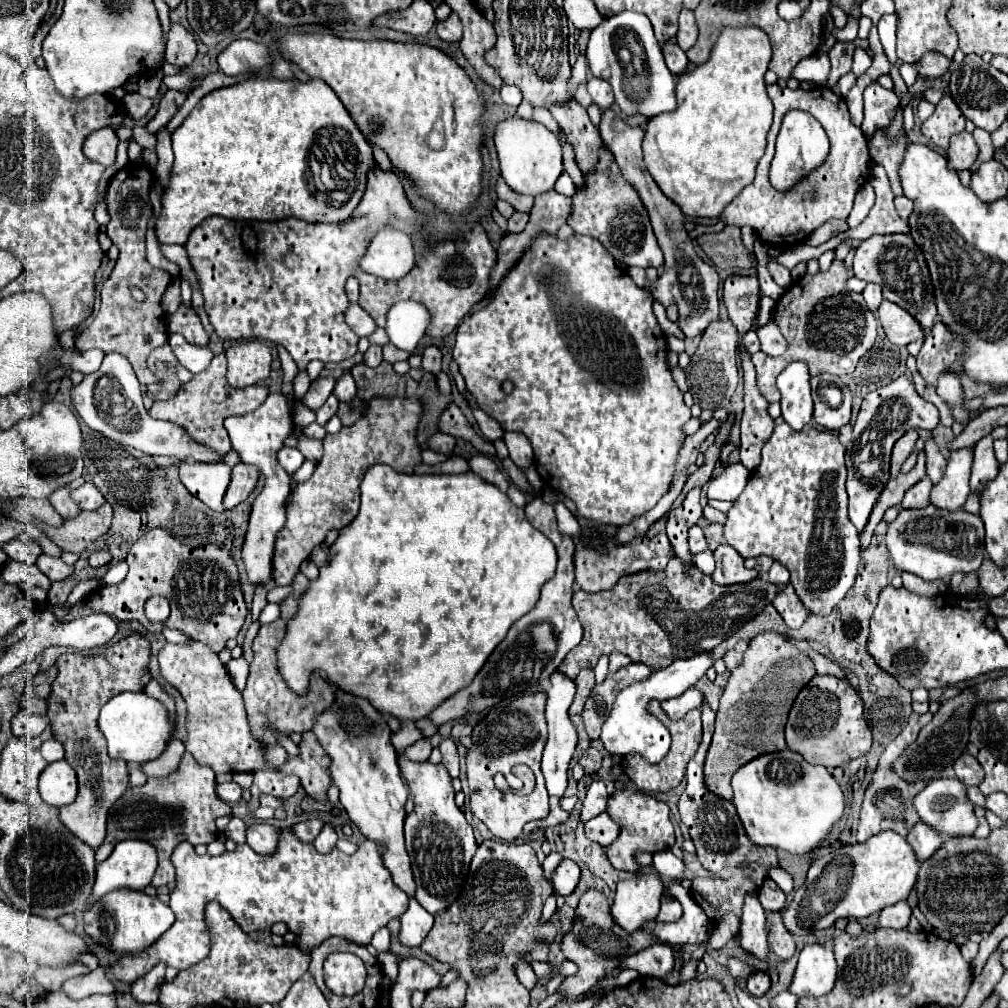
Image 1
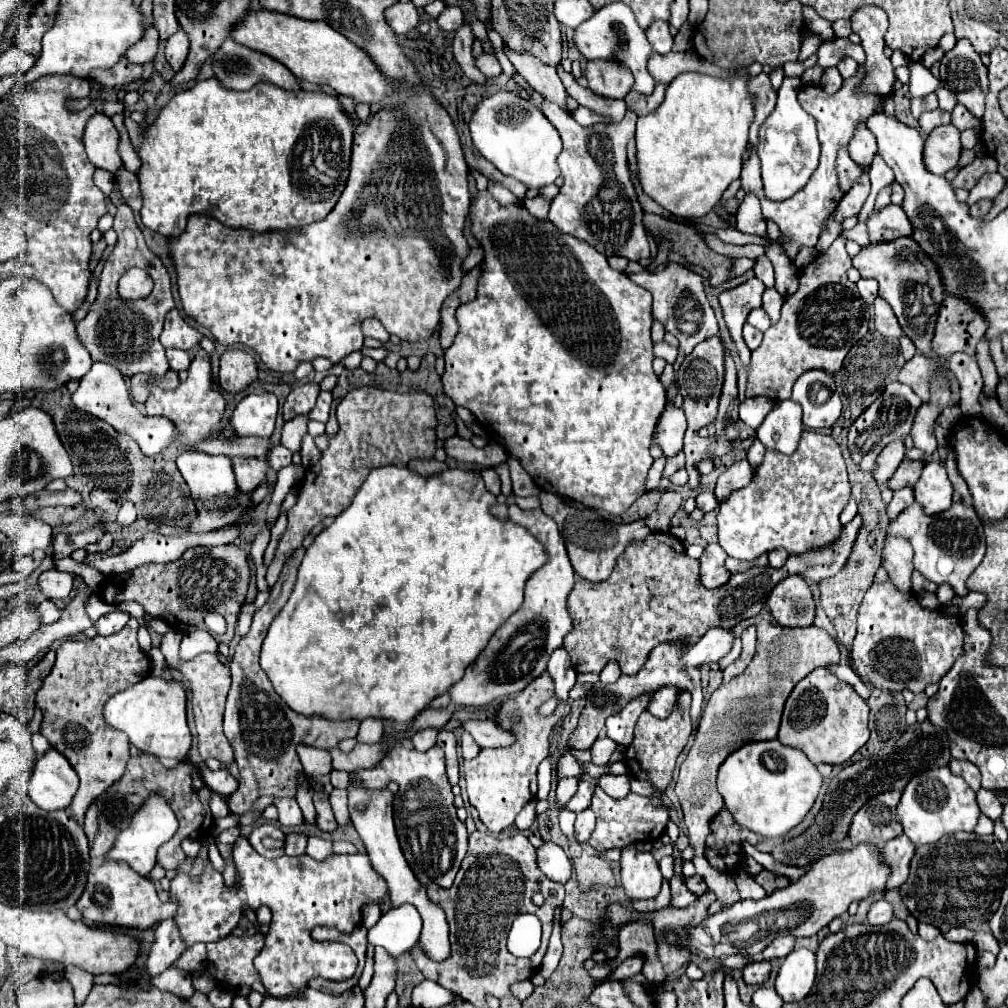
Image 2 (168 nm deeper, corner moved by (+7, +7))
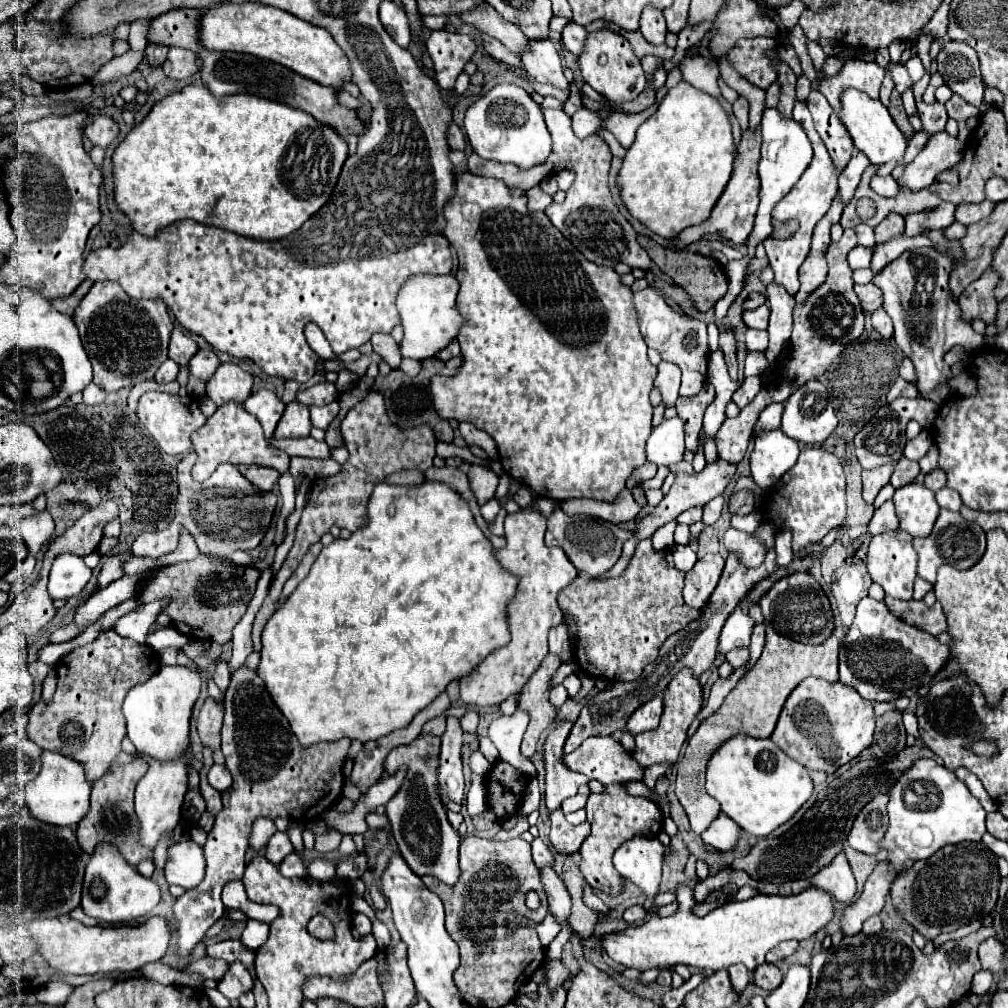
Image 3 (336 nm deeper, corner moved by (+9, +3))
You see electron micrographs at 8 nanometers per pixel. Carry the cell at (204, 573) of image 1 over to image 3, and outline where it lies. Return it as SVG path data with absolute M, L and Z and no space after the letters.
M200 553L194 561L166 565L152 571L152 575L146 577L138 597L142 603L150 603L154 599L170 599L162 613L172 619L172 627L176 631L188 639L210 639L214 643L226 645L232 639L234 625L244 615L246 605L256 591L258 577L260 573L252 565L232 565L220 557Z

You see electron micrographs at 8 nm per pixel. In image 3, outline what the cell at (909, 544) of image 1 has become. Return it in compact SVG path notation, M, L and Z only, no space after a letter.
M942 509L934 529L928 537L914 537L912 545L918 553L918 577L924 581L934 583L936 581L936 571L940 565L952 565L956 569L970 569L974 567L986 549L986 537L984 537L984 529L972 521L966 521L960 513Z

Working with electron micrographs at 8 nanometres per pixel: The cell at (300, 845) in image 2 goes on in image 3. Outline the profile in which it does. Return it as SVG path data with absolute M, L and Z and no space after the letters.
M296 851L286 855L284 861L278 865L278 869L284 877L304 877L304 875L308 875L306 865L304 865L304 861L300 859L300 855Z

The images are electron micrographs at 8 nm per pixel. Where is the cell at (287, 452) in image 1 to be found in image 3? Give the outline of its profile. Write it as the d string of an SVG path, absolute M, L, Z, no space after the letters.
M226 403L226 405L218 407L216 413L204 423L204 427L200 427L192 435L192 443L194 443L194 451L198 453L198 461L196 461L196 465L192 469L192 477L196 481L206 479L208 475L212 475L212 471L220 463L262 465L262 467L276 469L280 475L288 471L288 463L290 463L290 457L284 451L272 449L272 445L264 439L259 421L254 415L248 415L244 411L244 407L238 405L238 403Z

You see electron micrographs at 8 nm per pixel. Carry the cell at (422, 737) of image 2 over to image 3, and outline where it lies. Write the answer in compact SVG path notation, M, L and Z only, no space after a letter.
M440 715L440 717L436 717L436 719L430 719L430 721L424 725L422 733L424 733L424 735L436 735L436 737L440 737L440 735L444 733L444 725L446 725L446 719Z

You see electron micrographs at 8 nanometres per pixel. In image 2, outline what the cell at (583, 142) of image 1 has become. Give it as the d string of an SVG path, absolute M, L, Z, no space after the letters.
M502 45L502 49L504 49L506 57L510 59L510 63L514 65L516 73L522 75L534 91L544 95L544 99L550 99L566 109L566 105L564 105L566 91L564 91L560 77L556 75L554 67L546 67L546 63L538 63L538 59L534 59L532 55L524 55L520 51L510 51L506 45Z

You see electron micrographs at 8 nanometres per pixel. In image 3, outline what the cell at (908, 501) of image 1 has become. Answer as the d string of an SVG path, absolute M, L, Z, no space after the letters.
M886 501L882 507L876 509L872 523L870 523L870 531L872 531L872 535L878 535L878 533L884 533L884 531L898 529L898 525L900 525L900 519L896 515L894 501Z

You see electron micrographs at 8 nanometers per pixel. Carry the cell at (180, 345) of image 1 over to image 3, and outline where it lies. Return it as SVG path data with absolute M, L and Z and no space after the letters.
M166 359L166 361L160 365L160 369L156 371L154 379L156 379L158 383L168 383L168 381L176 379L176 375L178 375L178 369L180 369L180 365L178 365L176 361L172 361L172 359Z

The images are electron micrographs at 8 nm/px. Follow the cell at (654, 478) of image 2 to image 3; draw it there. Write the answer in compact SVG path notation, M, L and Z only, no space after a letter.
M628 489L622 491L614 503L604 503L604 501L596 501L596 499L570 499L570 501L564 501L560 507L566 515L584 513L584 515L592 515L592 517L602 517L616 525L632 521L642 509L642 505L634 499Z

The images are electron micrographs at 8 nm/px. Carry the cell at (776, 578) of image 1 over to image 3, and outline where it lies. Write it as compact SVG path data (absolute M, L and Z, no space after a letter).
M782 531L782 533L778 533L778 537L776 537L776 565L778 567L786 567L792 559L794 559L794 553L792 553L792 549L790 549L790 535L788 535L788 531Z

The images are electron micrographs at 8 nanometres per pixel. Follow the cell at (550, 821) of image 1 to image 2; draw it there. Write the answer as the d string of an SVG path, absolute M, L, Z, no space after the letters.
M536 799L528 801L528 803L524 805L524 809L518 813L518 817L516 817L516 827L518 827L518 829L528 829L528 827L532 825L532 821L536 819L534 807L536 807Z

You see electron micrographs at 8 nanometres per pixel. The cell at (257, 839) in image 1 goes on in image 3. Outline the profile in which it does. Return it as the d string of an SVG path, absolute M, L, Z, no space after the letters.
M274 833L270 837L270 841L268 841L268 845L266 845L264 855L266 855L268 861L272 861L272 863L278 865L292 849L294 847L292 847L292 843L290 843L290 839L288 839L286 833Z

